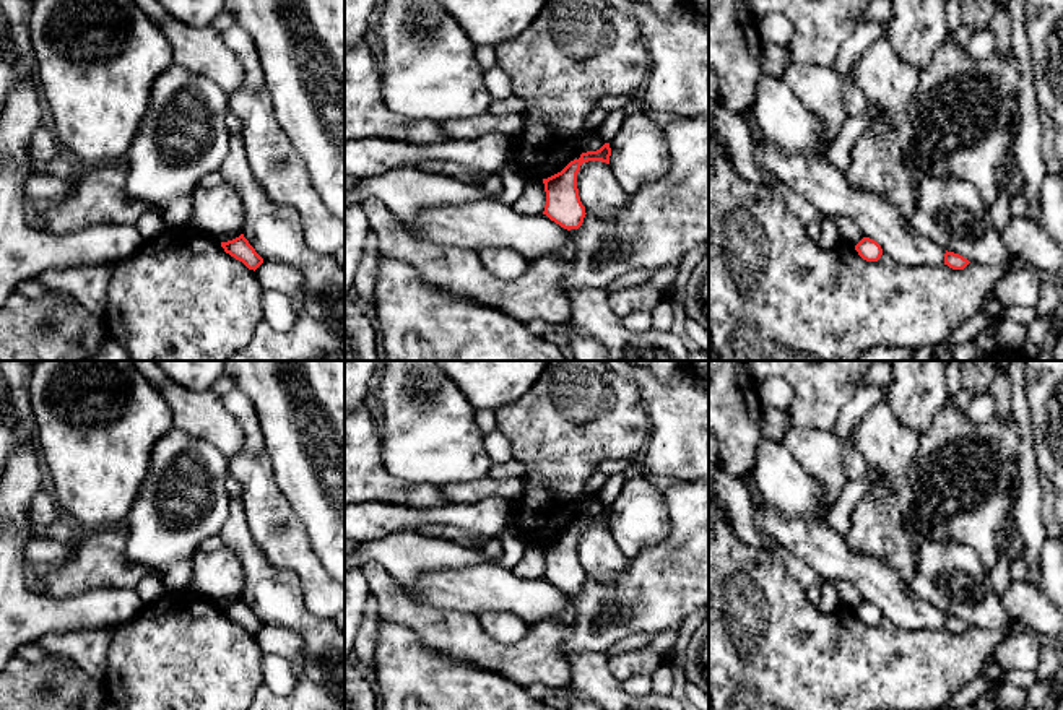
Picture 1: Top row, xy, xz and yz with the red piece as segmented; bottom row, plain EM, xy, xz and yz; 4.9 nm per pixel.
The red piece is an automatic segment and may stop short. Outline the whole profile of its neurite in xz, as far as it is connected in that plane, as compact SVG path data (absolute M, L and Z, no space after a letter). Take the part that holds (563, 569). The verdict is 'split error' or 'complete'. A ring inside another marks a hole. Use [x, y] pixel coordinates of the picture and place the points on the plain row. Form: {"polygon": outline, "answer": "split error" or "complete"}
{"polygon": "M605 507L597 515L582 517L579 523L571 525L561 536L543 543L546 556L543 578L567 595L579 593L587 578L577 552L577 538L580 530L588 525L610 528L610 520L610 507Z", "answer": "complete"}

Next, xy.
{"polygon": "M244 598L232 604L221 606L221 611L226 617L242 626L249 634L255 635L263 627L263 622L255 616Z", "answer": "complete"}

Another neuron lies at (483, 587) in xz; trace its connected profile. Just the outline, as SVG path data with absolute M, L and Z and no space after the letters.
M481 562L458 570L423 574L418 587L406 591L421 606L476 611L509 611L528 626L554 621L561 627L574 622L567 593L546 578L517 577L510 569Z

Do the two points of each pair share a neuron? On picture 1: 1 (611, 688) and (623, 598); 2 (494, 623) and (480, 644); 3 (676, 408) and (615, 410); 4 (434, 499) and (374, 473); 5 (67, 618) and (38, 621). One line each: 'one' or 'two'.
1: two
2: two
3: two
4: one
5: one

